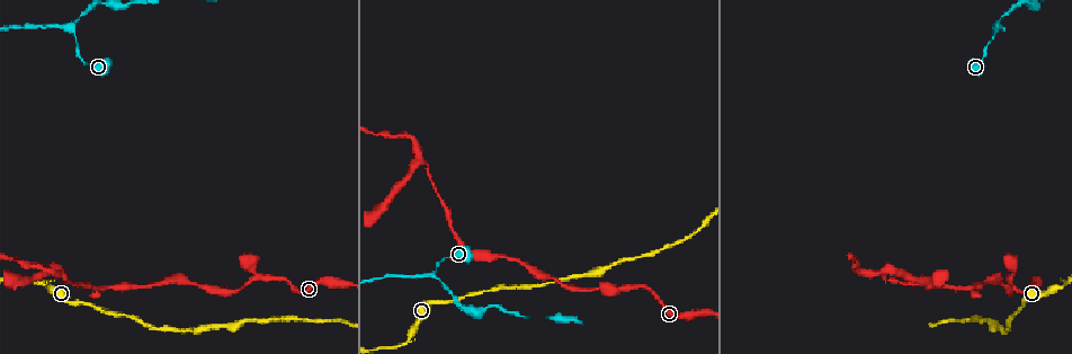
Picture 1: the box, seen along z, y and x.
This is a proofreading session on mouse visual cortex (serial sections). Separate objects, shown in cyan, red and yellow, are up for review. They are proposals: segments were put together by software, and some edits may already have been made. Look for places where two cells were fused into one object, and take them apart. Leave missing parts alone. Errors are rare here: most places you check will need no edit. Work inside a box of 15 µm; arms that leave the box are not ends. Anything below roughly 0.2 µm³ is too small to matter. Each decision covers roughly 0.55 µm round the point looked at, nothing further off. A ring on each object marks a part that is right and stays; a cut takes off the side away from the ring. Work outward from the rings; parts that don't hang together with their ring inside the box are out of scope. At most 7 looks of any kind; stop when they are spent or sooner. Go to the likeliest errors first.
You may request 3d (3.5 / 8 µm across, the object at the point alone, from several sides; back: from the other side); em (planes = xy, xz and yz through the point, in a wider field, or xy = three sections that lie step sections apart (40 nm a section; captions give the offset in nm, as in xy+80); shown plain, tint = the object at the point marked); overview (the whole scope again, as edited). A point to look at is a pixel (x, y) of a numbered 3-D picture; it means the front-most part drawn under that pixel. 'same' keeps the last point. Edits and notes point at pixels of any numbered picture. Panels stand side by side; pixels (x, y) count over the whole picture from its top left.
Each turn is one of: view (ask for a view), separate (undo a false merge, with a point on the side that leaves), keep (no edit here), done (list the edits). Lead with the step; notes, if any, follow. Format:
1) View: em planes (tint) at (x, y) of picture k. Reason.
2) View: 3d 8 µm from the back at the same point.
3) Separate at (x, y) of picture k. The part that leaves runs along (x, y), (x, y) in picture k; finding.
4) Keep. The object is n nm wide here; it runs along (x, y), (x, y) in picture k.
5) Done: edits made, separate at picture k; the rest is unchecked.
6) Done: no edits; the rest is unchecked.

View: 3d 8 µm from the back at (996, 30) of picture 1. Three-way junction.

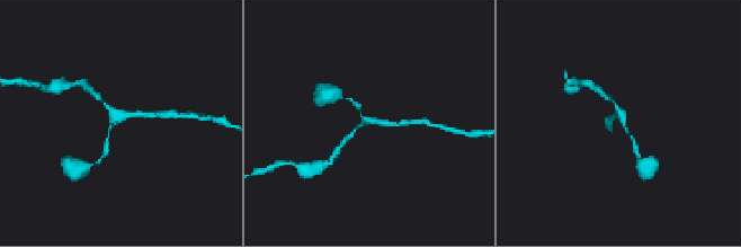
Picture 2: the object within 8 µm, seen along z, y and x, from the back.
View: em xy step 5 (tint) at (623, 120) of picture 2. 3 arms meet here; the arms are 150, 150, 150 nm wide; need the tissue.

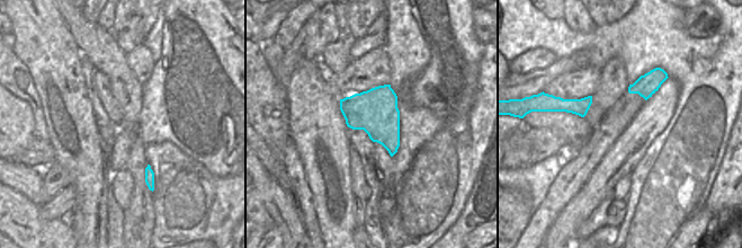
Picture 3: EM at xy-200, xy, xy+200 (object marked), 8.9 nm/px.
Keep. It runs along (635, 149), (623, 116), (605, 97) in picture 2; continuous, no second cell.

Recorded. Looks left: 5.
View: 3d 3.5 µm at (1066, 284) of picture 1. Sudden change in width.

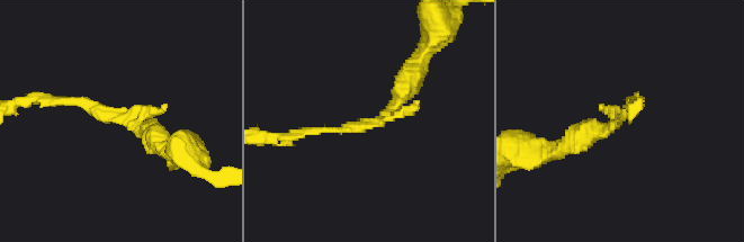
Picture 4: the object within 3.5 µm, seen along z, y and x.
View: em xy step 2 (tint) at (381, 116) of picture 4. Now the EM.

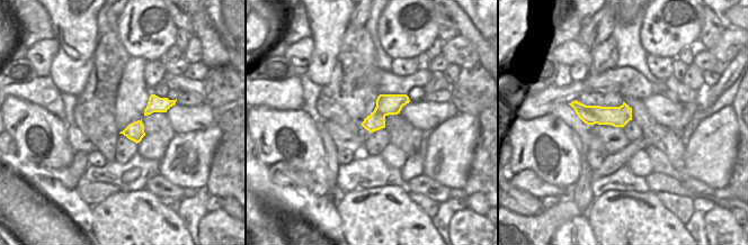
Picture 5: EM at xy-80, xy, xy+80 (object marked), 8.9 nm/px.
View: em xy step 5 (tint) at the same point.

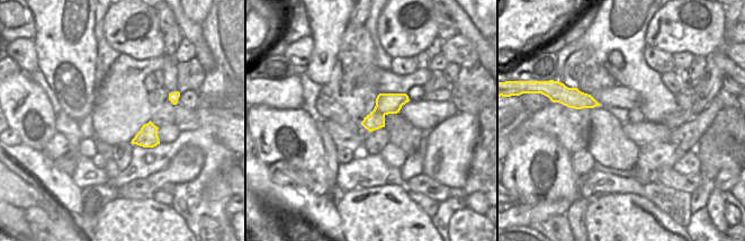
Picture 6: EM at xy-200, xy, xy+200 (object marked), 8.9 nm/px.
Keep. It runs along (419, 62), (374, 122), (315, 131) in picture 4; continuous, no second cell.

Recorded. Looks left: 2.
View: 3d 3.5 µm at (618, 287) of picture 1. A fork.

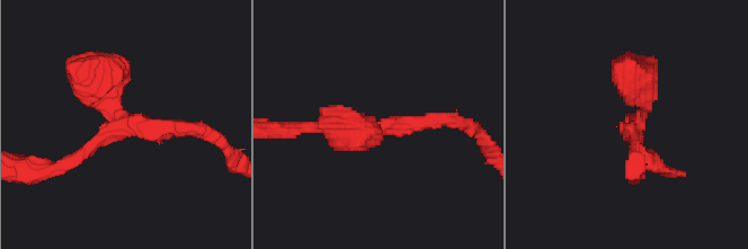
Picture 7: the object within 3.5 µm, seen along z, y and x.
View: em xy step 3 (tint) at (119, 124) of picture 7. Shape alone is not enough.

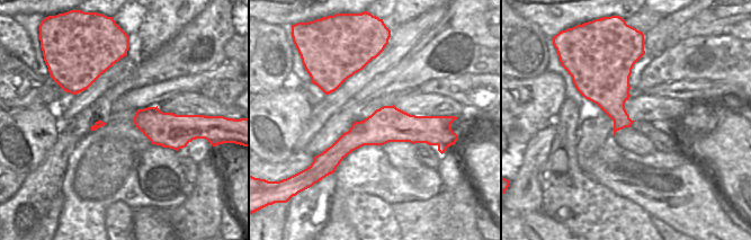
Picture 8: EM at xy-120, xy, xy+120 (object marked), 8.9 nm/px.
Keep. The object is 320 nm wide here; it runs along (196, 126), (117, 126), (58, 168) in picture 7; all the same cell.

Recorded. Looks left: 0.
Done: no edits; the rest is unchecked.

